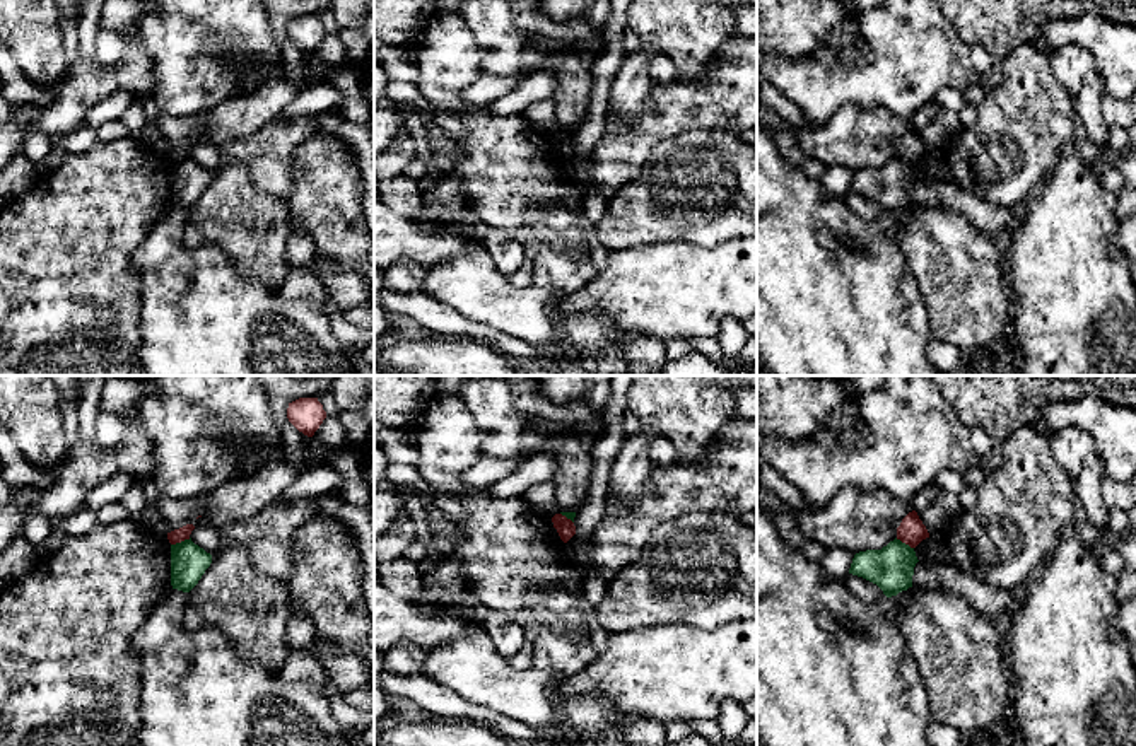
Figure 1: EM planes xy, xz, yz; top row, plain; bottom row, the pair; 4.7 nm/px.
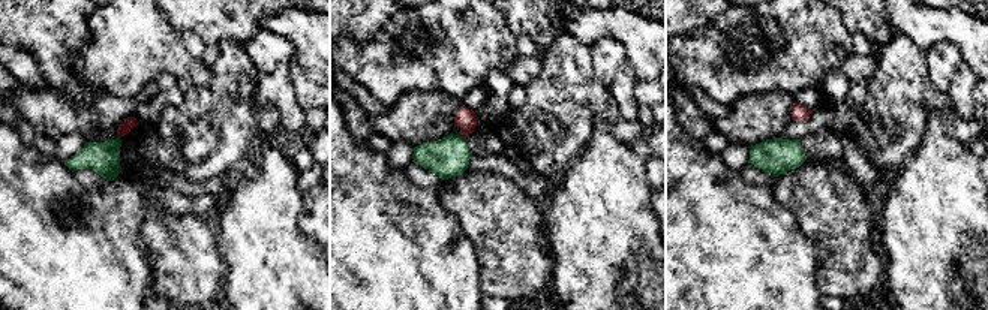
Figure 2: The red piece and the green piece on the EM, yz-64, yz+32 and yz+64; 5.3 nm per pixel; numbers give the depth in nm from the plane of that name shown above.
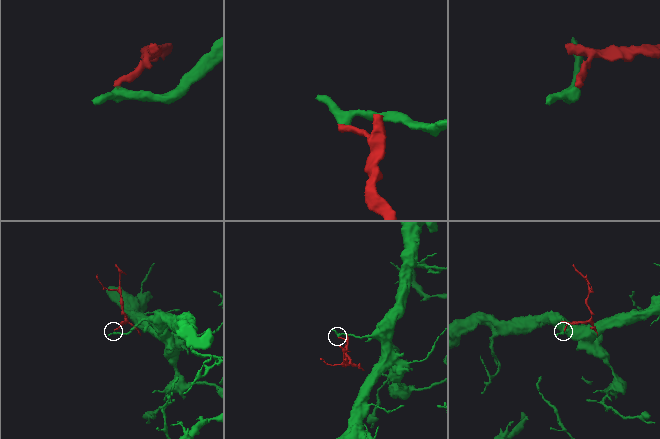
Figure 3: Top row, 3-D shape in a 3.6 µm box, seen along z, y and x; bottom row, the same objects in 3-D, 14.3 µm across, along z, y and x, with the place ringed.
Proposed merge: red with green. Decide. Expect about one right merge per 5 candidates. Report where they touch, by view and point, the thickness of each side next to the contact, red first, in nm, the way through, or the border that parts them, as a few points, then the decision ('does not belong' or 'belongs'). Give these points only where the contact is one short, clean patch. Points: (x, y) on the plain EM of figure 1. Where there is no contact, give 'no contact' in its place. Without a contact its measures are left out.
contact xy (180, 159); calibres 70 and 180 nm; border xy (190, 156), (171, 163); does not belong

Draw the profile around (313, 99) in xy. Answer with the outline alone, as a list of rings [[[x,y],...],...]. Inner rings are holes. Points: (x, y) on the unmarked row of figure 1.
[[[316,82],[302,87],[299,94],[284,109],[282,119],[296,119],[302,116],[319,116],[342,109],[343,96],[330,82]]]

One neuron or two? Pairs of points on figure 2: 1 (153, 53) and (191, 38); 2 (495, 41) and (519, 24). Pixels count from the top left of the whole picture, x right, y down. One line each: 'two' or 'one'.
1: two
2: two

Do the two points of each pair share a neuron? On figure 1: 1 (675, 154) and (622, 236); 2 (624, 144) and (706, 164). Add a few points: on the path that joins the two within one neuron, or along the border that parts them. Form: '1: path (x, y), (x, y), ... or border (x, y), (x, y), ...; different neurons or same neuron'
1: path (675, 174), (675, 181), (641, 215); same neuron
2: border (687, 132), (661, 140), (643, 171), (627, 183); different neurons

